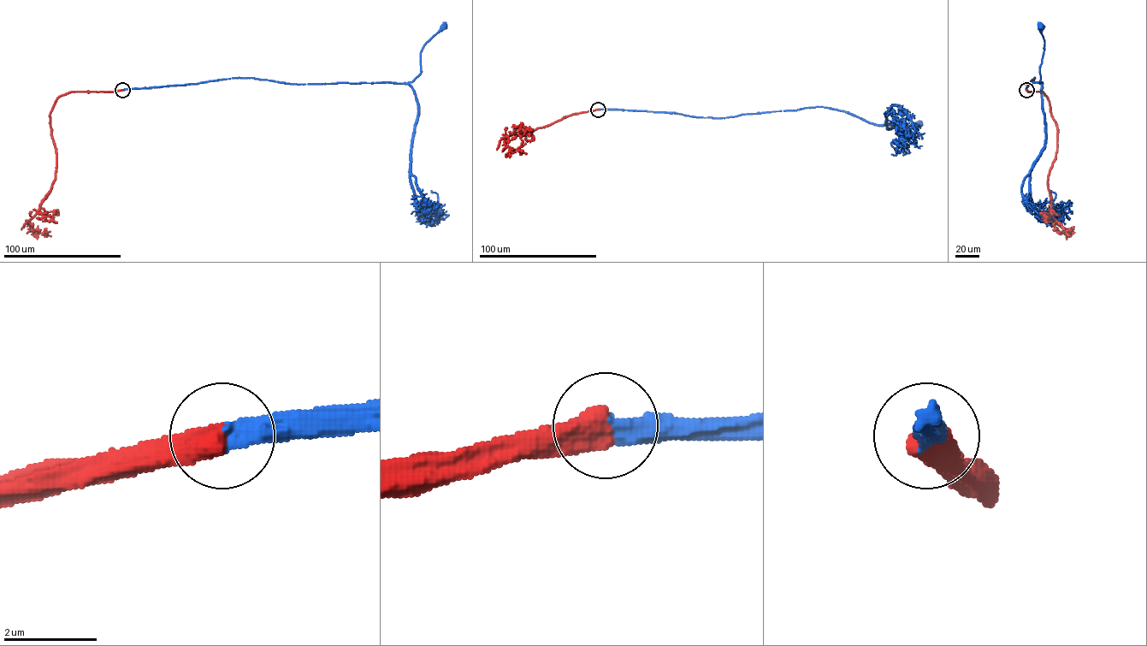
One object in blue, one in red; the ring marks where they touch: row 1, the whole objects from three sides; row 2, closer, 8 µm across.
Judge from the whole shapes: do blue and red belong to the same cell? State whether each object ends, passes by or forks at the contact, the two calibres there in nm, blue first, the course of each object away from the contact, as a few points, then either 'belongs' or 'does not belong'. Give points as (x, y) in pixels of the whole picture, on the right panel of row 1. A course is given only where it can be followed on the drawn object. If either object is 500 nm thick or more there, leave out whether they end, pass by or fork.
calibres 500 and 600 nm; course blue (1025, 89), (1034, 77), (1029, 84), (1024, 83), (1042, 83), (1039, 67), (1044, 40), (1040, 27); course red (1025, 89), (1044, 93), (1057, 131), (1055, 159), (1049, 177), (1048, 187), (1051, 215), (1067, 232), (1056, 232); belongs

